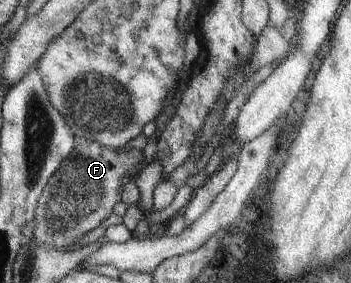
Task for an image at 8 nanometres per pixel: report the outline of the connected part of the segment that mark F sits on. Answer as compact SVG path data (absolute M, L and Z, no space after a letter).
M83 142L74 148L69 157L53 172L47 180L39 197L35 216L32 241L24 241L25 246L32 243L45 244L57 250L67 251L78 248L78 241L113 213L115 204L121 198L123 177L137 168L144 159L143 150L121 150L101 147L98 143Z

